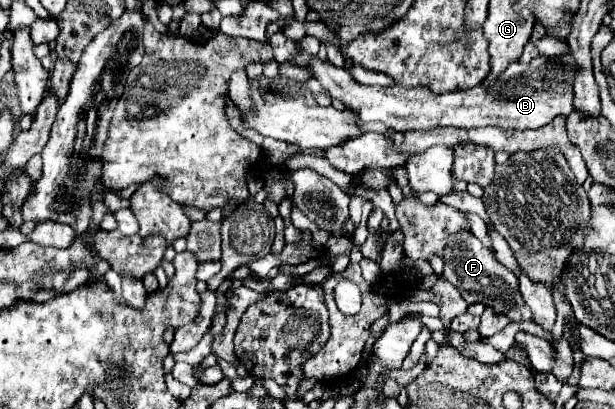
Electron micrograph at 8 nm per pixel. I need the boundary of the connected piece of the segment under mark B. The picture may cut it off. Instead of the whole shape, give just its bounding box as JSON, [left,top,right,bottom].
[309,55,577,131]

